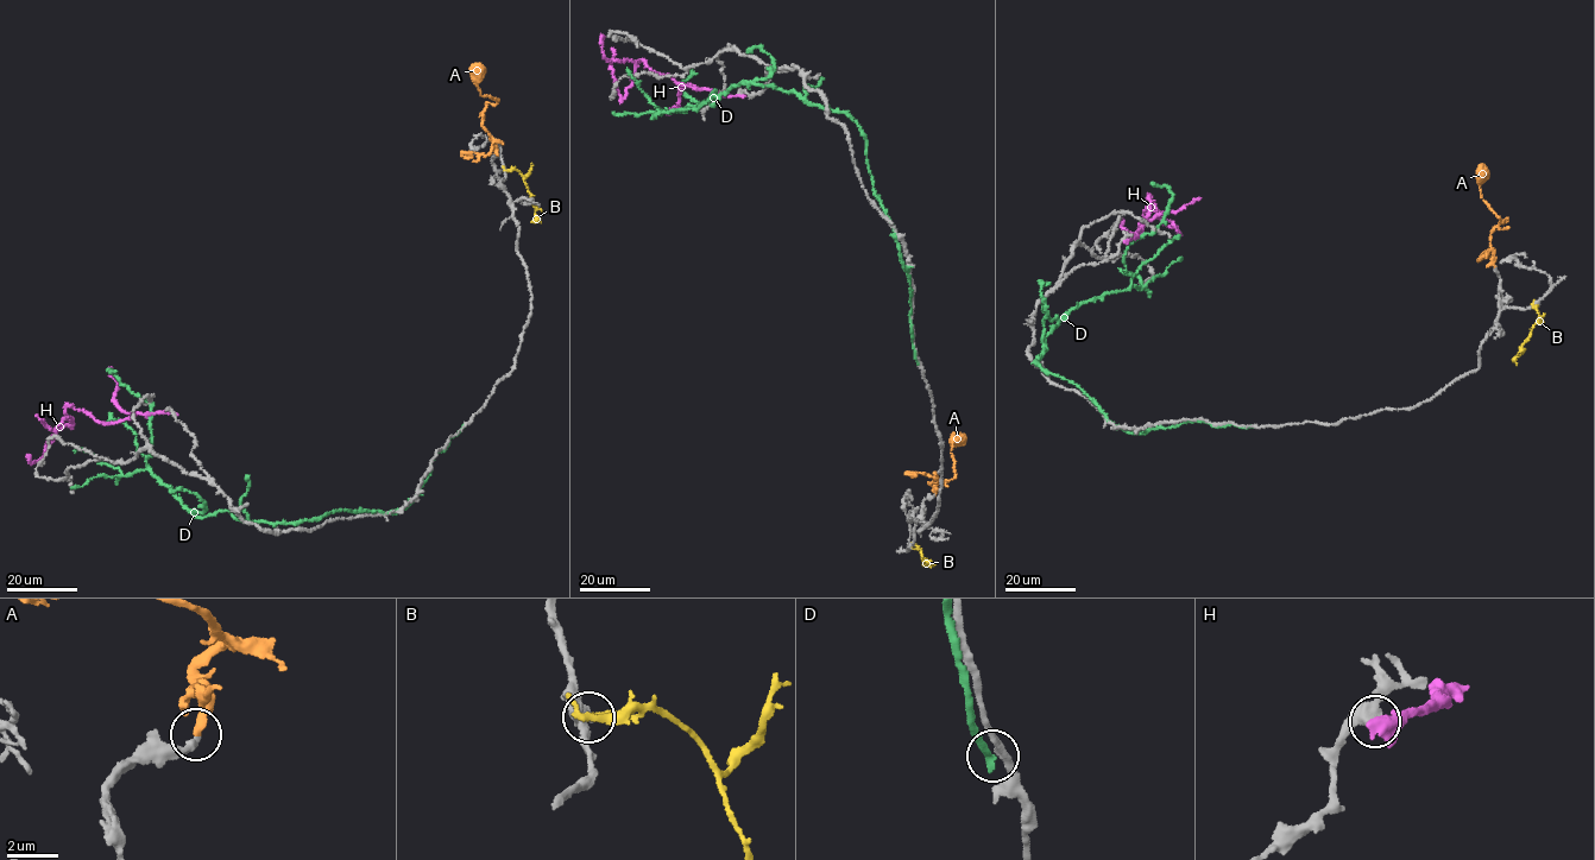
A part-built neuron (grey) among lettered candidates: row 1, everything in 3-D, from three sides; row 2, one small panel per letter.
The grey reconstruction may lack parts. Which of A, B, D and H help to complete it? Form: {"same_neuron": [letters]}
{"same_neuron": ["A"]}

